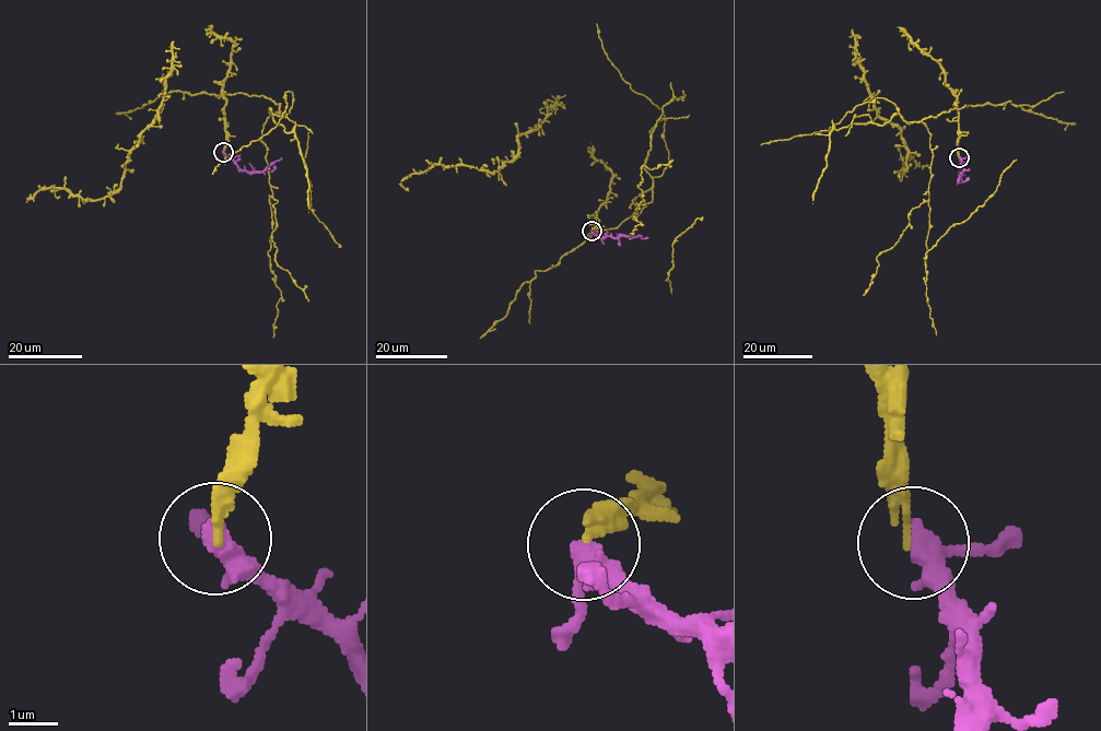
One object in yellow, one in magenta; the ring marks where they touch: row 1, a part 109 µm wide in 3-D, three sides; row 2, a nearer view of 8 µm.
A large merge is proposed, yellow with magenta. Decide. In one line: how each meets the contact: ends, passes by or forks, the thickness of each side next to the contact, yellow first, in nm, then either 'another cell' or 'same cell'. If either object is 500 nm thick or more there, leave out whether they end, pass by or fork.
yellow passes by; magenta forks there; 120 nm thick on the yellow side, 320 nm on the other; same cell

